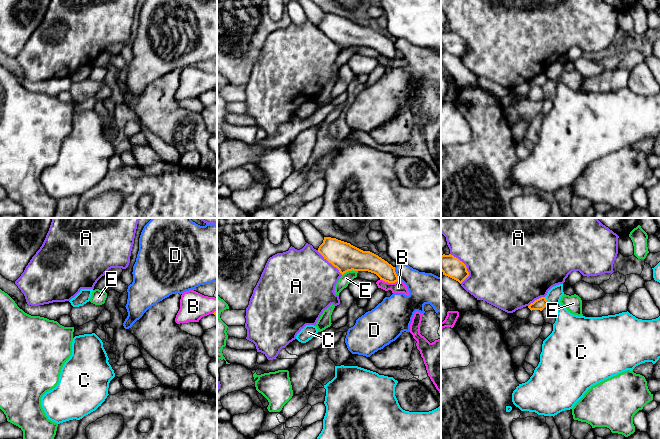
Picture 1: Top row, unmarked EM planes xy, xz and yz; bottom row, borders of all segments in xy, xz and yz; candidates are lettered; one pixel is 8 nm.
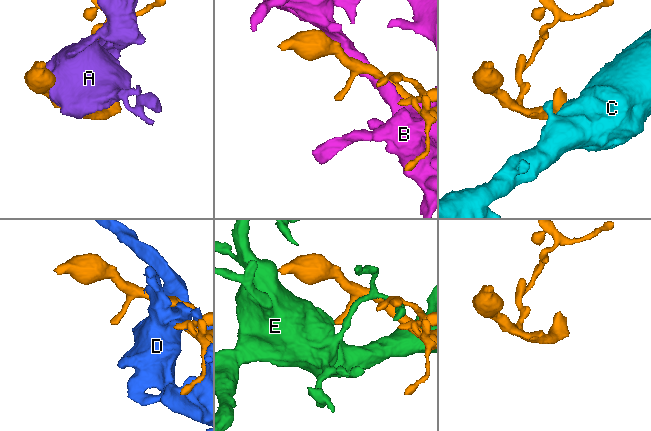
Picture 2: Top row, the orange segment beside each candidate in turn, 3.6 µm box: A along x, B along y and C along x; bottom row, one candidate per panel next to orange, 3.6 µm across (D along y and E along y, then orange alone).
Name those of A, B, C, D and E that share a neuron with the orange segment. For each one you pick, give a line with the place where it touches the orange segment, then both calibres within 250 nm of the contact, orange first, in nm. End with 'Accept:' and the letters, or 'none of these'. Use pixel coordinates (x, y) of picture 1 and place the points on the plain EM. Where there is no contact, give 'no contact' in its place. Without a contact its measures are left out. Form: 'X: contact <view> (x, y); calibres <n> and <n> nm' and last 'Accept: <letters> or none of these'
Accept: none of these

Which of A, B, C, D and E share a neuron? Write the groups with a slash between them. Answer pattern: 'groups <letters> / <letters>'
groups A / B / C / D / E

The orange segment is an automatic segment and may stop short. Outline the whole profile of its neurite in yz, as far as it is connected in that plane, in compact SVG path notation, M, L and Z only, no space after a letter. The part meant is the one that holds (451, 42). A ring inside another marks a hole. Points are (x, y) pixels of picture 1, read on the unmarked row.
M451 30L441 32L441 47L460 60L469 52L466 41Z

